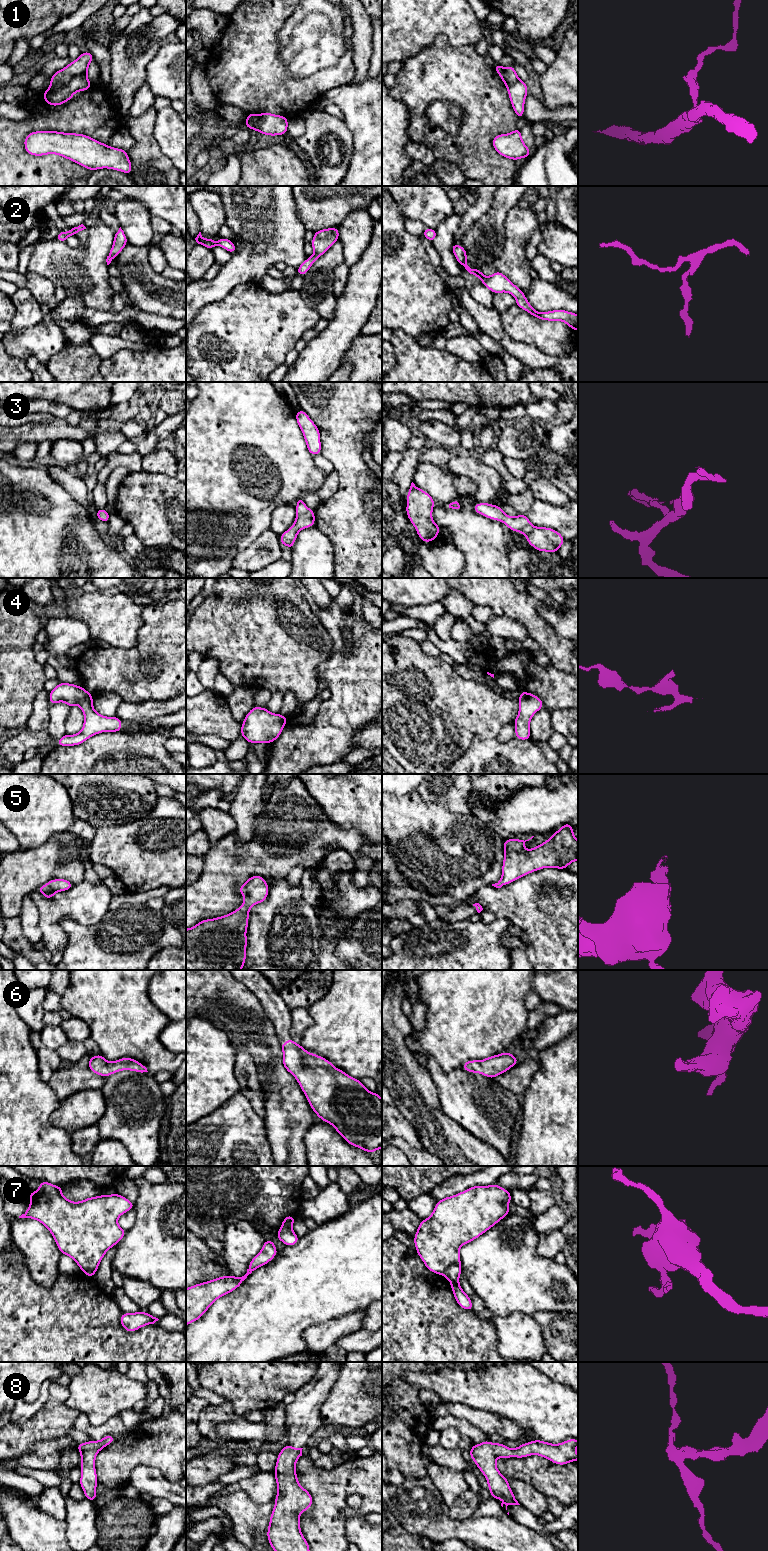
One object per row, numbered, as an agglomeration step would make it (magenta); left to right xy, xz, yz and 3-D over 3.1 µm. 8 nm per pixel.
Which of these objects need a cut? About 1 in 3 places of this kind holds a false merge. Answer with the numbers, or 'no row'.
1, 7

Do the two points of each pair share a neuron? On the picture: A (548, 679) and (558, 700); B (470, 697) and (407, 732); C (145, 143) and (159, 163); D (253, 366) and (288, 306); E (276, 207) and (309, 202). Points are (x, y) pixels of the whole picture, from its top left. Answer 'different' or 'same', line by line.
A: same
B: same
C: same
D: same
E: different

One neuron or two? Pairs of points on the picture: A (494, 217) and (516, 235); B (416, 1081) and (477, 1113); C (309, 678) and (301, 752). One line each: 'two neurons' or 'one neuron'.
A: two neurons
B: two neurons
C: two neurons

